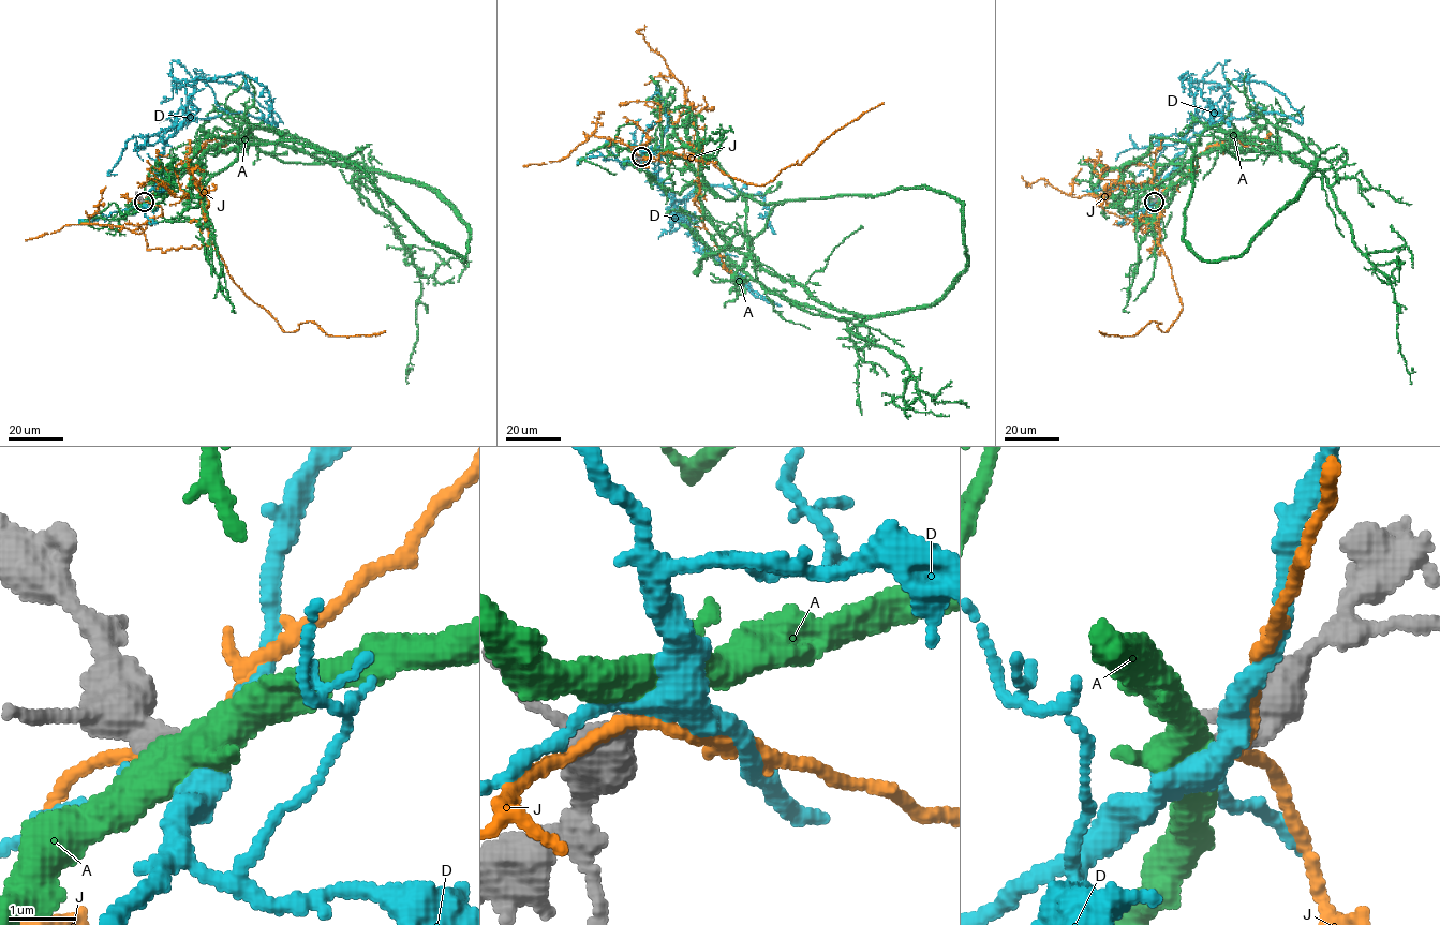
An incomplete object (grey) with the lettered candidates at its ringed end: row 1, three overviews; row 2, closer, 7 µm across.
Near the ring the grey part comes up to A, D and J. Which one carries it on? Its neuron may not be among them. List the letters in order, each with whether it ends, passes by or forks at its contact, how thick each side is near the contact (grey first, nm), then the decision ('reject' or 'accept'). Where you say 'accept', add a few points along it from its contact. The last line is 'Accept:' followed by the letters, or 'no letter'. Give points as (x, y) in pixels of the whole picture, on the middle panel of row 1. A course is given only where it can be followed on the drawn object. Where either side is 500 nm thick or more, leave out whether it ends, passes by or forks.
A: it forks there; 400 nm thick on the grey side, 400 nm on the other; reject
D: it forks there; 440 nm thick on the grey side, 320 nm on the other; reject
J: it passes by; 480 nm thick on the grey side, 170 nm on the other; reject
Accept: no letter

